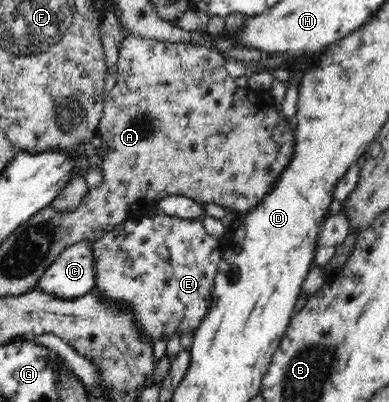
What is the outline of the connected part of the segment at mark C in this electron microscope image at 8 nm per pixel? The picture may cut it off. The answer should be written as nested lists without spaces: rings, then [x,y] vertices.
[[[82,239],[71,244],[41,275],[38,287],[61,298],[76,298],[91,291],[97,283],[95,240]]]

